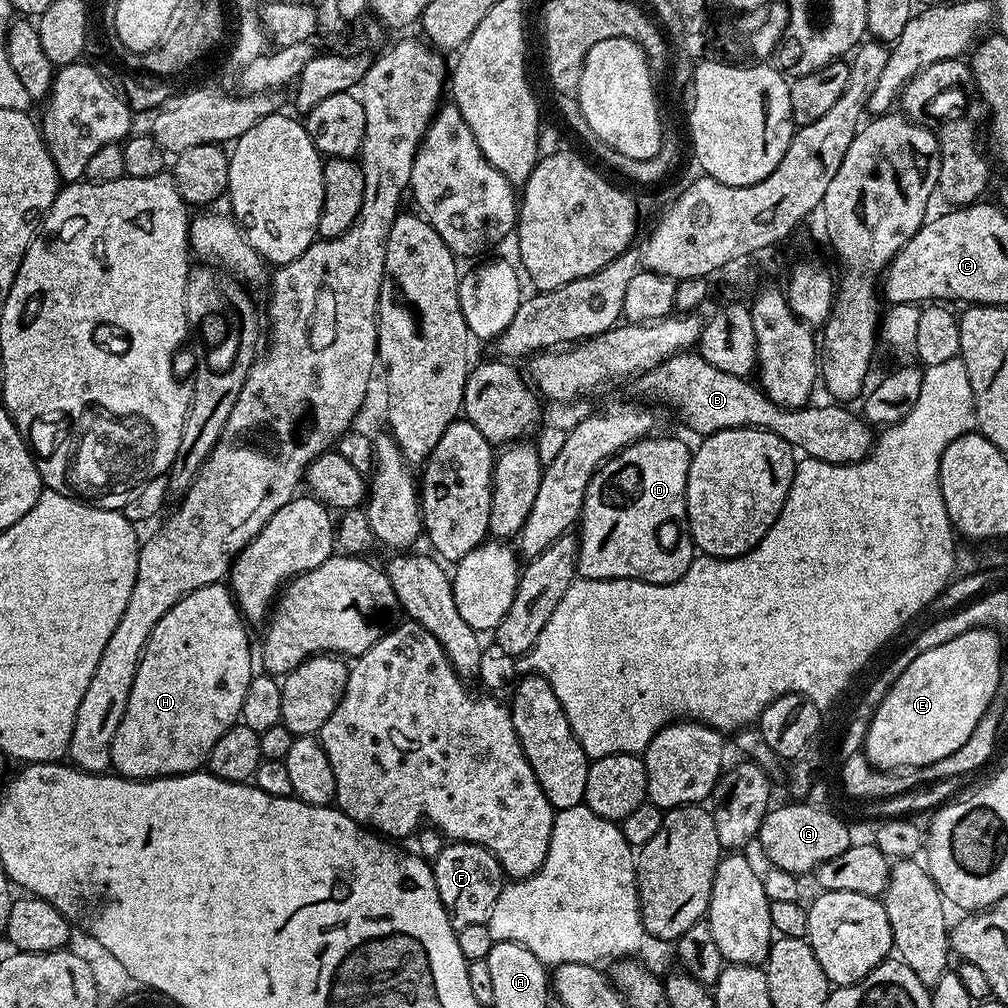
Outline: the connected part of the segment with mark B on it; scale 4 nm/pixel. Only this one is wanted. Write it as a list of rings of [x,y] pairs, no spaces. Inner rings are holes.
[[[695,351],[680,352],[676,356],[651,368],[646,373],[648,392],[656,400],[669,404],[672,408],[680,408],[680,416],[693,428],[700,432],[701,437],[711,432],[727,428],[761,428],[767,432],[778,434],[787,444],[791,444],[797,453],[813,460],[821,460],[827,464],[858,464],[872,450],[874,432],[867,420],[851,412],[851,407],[841,406],[836,402],[827,402],[821,408],[805,406],[803,408],[781,408],[780,405],[766,395],[764,389],[757,386],[751,379],[734,374],[726,374],[726,370],[718,370],[710,366]]]

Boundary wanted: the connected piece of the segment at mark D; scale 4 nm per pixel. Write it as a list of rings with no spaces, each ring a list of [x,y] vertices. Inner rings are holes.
[[[668,436],[639,440],[601,464],[590,478],[582,514],[578,521],[579,575],[586,580],[641,580],[647,584],[673,584],[694,559],[692,535],[688,529],[688,471],[692,452],[680,440]]]

